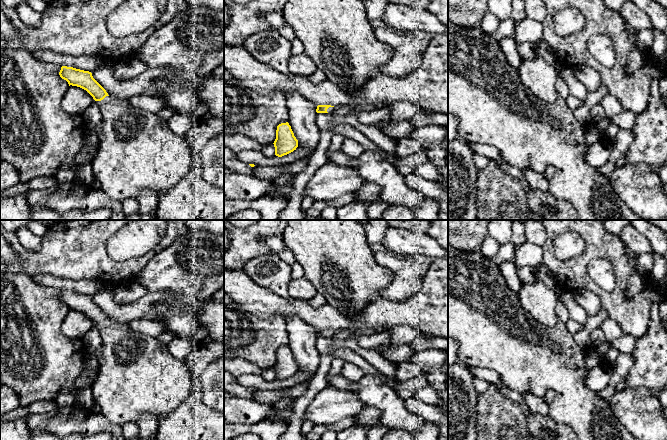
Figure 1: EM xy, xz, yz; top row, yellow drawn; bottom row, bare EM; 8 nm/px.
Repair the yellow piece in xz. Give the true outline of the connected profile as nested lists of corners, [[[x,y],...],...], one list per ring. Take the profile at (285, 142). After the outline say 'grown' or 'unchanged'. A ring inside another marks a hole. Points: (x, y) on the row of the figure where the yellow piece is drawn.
[[[288,122],[277,126],[276,139],[274,141],[275,155],[282,157],[287,155],[298,147],[298,140],[294,136],[291,126]]]; unchanged

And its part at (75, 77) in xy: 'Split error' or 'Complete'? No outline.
Split error

